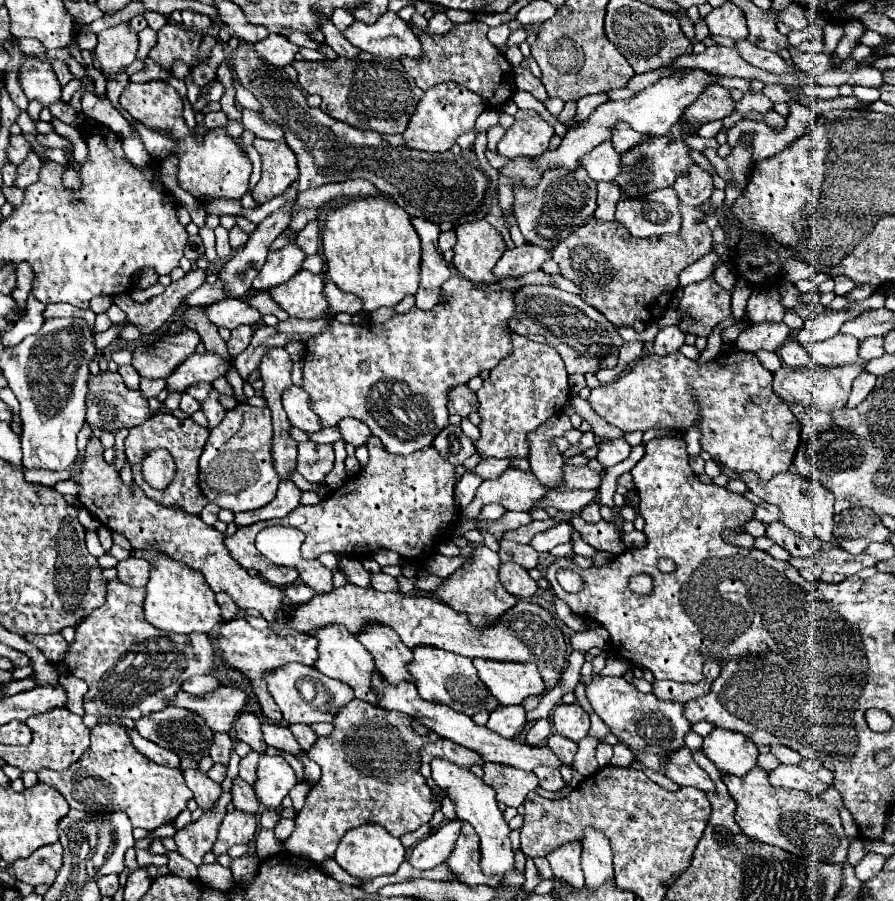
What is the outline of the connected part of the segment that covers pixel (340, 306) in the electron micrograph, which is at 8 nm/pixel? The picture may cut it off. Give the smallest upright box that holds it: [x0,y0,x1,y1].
[325,280,363,314]

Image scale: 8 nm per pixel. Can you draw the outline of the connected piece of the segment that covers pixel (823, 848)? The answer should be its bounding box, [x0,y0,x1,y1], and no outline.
[723,768,849,864]

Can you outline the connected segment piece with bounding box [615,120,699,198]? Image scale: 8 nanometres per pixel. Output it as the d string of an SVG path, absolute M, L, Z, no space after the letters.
M679 120L675 128L671 128L671 136L649 136L635 148L621 154L623 168L619 176L615 176L615 184L621 188L623 198L639 198L647 196L659 188L673 186L679 176L687 176L689 168L695 164L689 156L691 148L685 144L685 136L697 136L699 128L687 128L687 120Z

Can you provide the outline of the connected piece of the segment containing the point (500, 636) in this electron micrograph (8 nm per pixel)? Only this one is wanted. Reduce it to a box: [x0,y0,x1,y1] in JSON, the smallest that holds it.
[289,584,567,688]

